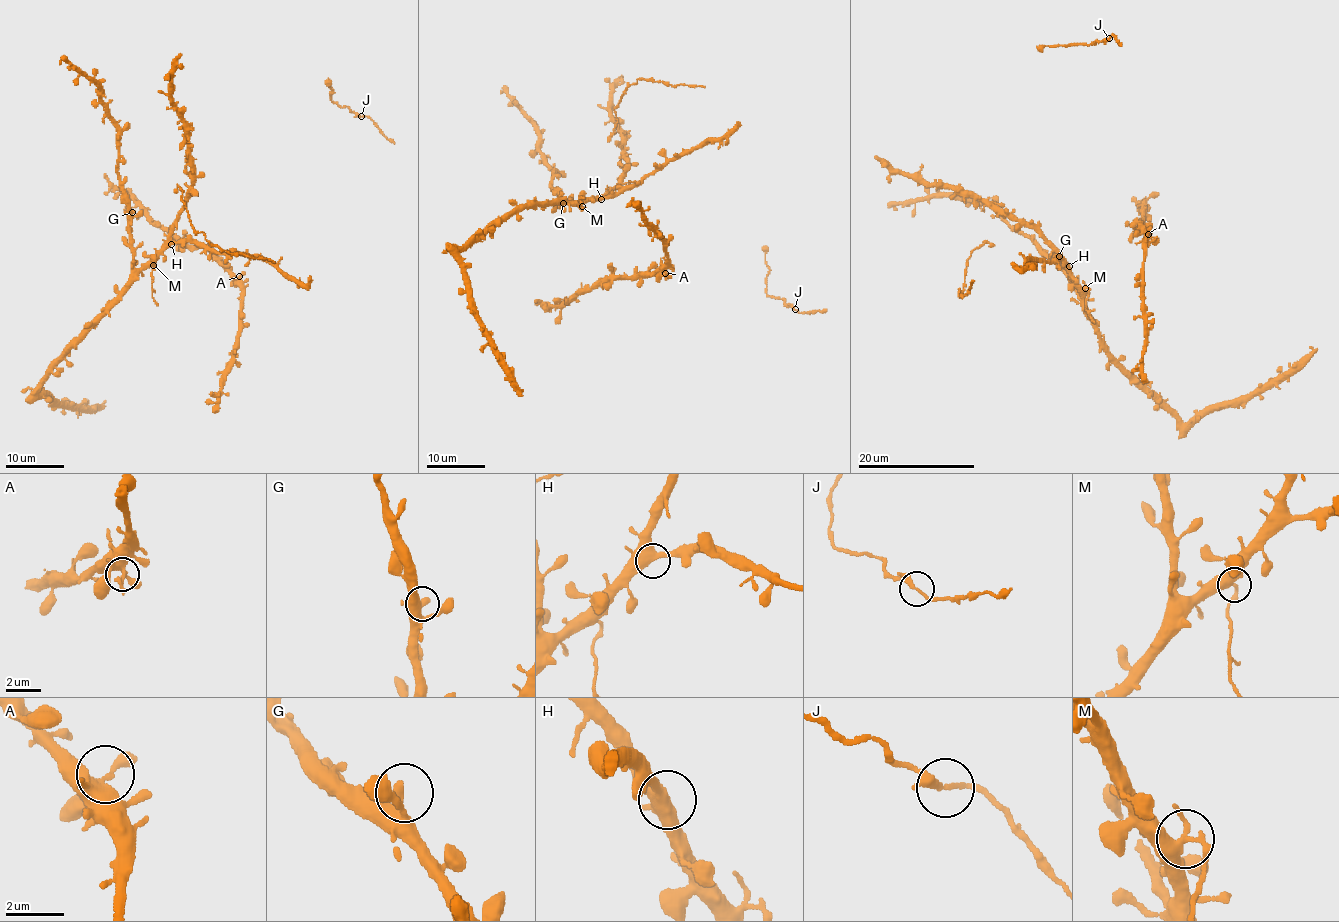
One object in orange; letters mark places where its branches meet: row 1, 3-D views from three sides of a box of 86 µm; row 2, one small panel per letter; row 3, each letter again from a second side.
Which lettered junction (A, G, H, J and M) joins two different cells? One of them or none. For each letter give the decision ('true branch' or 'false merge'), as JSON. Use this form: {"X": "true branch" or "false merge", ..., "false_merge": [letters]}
{"A": "true branch", "G": "true branch", "H": "true branch", "J": "true branch", "M": "false merge", "false_merge": ["M"]}

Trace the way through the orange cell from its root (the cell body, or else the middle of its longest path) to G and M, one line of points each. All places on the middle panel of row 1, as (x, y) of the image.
G: (597, 197), (578, 204), (562, 201), (563, 204), (561, 200), (563, 203)
M: (597, 197), (581, 206)

